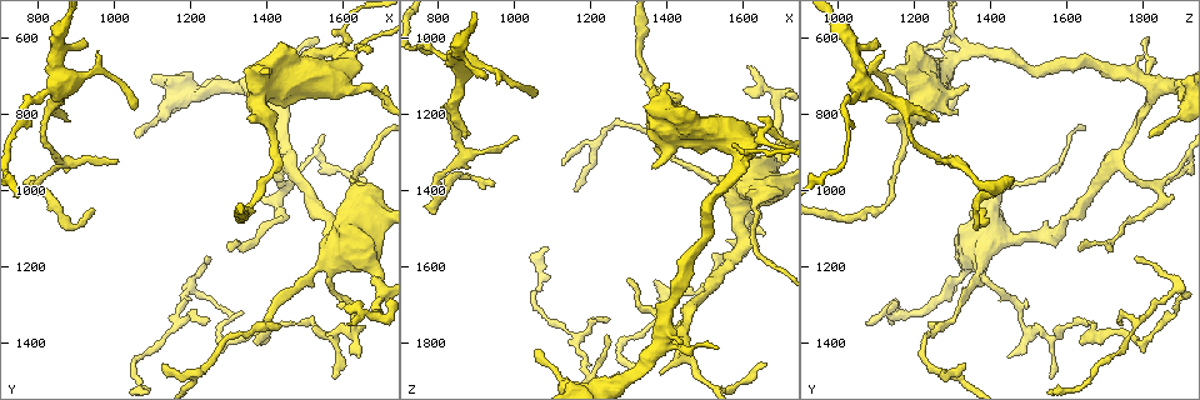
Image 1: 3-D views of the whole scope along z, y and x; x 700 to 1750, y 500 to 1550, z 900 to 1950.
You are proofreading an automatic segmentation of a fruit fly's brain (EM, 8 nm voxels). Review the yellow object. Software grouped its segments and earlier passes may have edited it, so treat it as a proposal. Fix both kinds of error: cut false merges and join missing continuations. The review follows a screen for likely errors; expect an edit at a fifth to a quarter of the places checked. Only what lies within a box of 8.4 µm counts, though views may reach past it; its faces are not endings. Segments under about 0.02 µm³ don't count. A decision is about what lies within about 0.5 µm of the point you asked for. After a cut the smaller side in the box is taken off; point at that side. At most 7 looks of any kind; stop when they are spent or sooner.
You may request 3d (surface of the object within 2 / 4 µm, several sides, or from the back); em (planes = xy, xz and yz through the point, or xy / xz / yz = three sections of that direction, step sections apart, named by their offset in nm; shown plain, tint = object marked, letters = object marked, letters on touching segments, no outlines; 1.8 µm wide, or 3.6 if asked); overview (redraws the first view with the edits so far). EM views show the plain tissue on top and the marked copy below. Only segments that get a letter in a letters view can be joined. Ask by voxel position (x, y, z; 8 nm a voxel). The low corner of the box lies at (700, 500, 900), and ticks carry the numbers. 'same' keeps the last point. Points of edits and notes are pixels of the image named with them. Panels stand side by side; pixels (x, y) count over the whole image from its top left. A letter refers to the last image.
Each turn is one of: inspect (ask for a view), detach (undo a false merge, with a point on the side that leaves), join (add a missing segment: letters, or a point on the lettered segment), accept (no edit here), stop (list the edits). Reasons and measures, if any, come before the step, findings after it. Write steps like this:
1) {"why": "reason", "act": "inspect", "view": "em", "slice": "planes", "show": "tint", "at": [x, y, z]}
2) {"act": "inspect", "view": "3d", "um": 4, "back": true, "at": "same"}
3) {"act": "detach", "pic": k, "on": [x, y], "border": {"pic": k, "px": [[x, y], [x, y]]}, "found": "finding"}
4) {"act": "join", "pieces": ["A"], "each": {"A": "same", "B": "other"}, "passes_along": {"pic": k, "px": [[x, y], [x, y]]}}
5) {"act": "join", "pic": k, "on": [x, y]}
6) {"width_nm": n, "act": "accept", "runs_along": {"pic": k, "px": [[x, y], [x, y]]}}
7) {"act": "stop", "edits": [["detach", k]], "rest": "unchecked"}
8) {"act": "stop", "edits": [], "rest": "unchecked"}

{"why": "an open end", "act": "inspect", "view": "em", "slice": "planes", "show": "letters", "at": [1005, 920, 1270]}

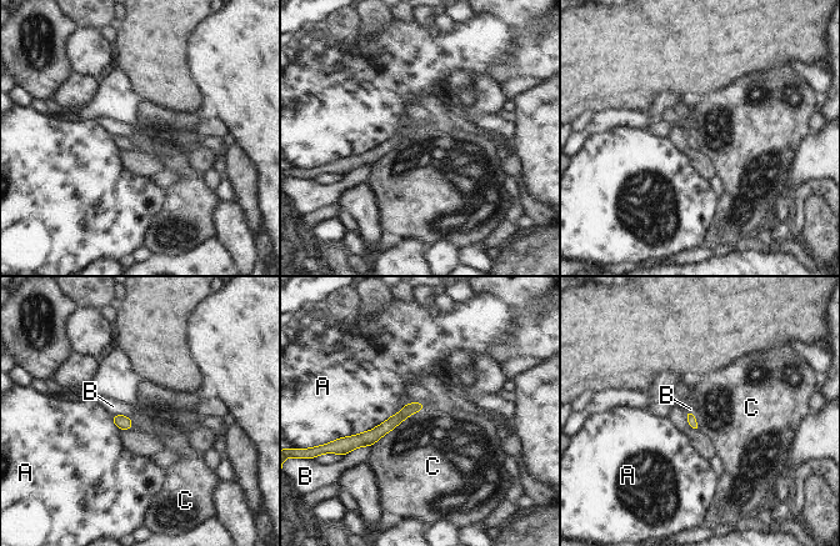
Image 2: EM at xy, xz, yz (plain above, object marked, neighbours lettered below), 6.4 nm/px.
{"act": "accept", "each": {"A": "other", "B": "other", "C": "other"}, "runs_along": {"pic": 2, "px": [[421, 406], [350, 442]]}, "found": "no lettered segment goes on from it"}

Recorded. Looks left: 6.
{"why": "branch stops here", "act": "inspect", "view": "3d", "um": 2, "at": [930, 625, 1100]}

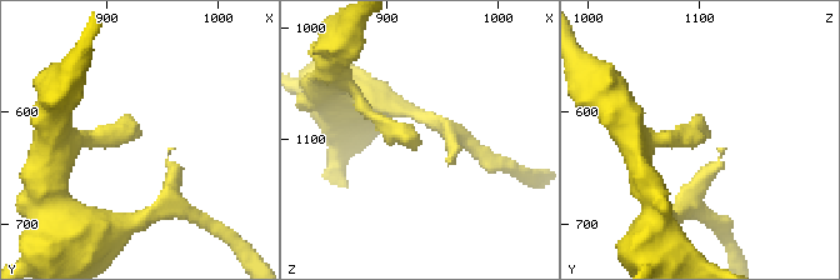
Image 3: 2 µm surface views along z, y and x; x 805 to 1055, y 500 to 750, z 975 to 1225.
{"act": "inspect", "view": "em", "slice": "xz", "step": 8, "show": "tint", "at": [924, 622, 1102]}

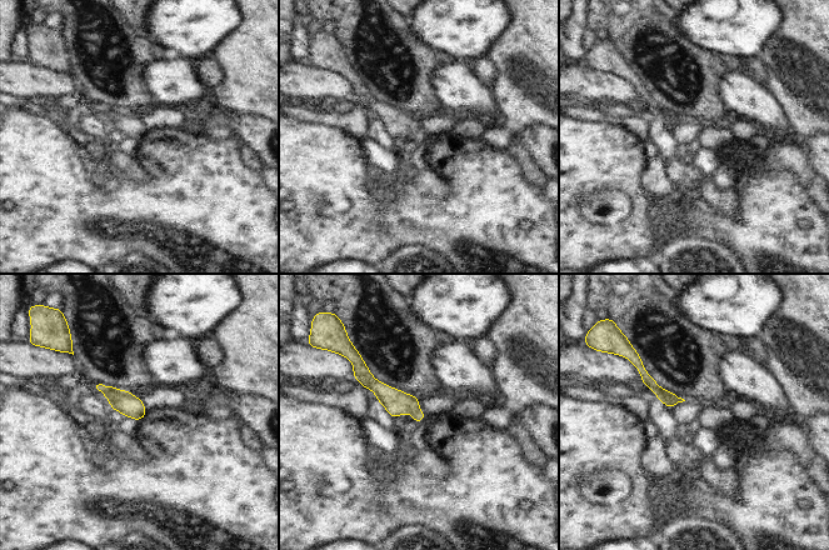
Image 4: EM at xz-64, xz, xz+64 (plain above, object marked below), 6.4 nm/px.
{"why": "another direction", "act": "inspect", "view": "em", "slice": "planes", "show": "letters", "at": "same"}

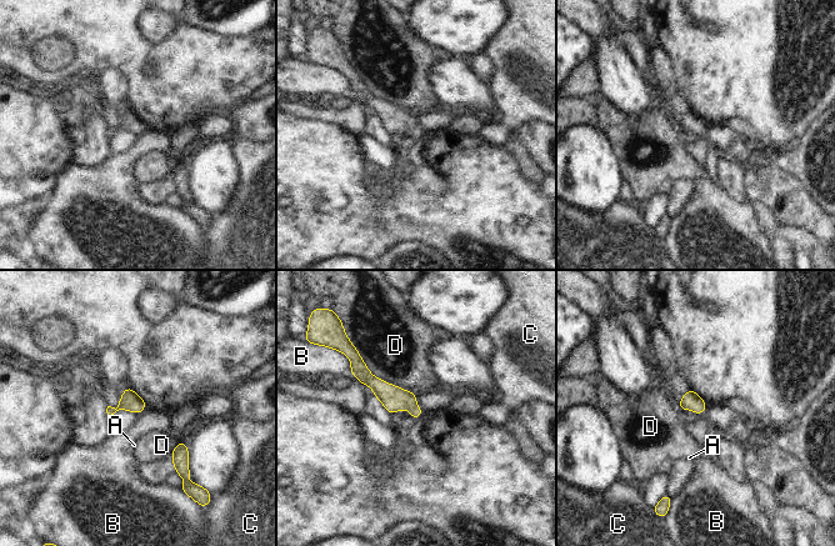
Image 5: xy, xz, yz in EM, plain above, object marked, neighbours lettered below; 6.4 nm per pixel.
{"width_nm": 110, "act": "accept", "each": {"A": "other", "B": "other", "C": "other", "D": "other"}, "runs_along": {"pic": 5, "px": [[359, 362], [416, 414]]}, "found": "no lettered segment goes on from it"}

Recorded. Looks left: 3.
{"why": "sharp bend", "act": "inspect", "view": "em", "slice": "planes", "show": "letters", "at": [1400, 1375, 1670]}

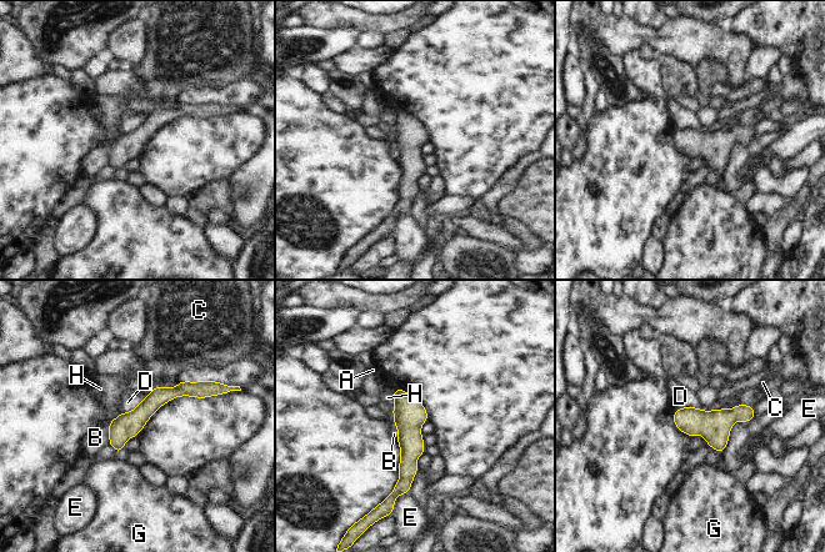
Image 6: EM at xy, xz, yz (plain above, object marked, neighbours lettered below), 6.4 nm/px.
{"act": "accept", "each": {"A": "other", "B": "other", "C": "other", "D": "other", "E": "other", "G": "other", "H": "other"}, "border": {"pic": 6, "px": [[701, 409], [679, 407], [675, 410]]}, "found": "continuous, no second neuron"}

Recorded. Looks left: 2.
{"act": "stop", "edits": [], "rest": "unchecked"}

